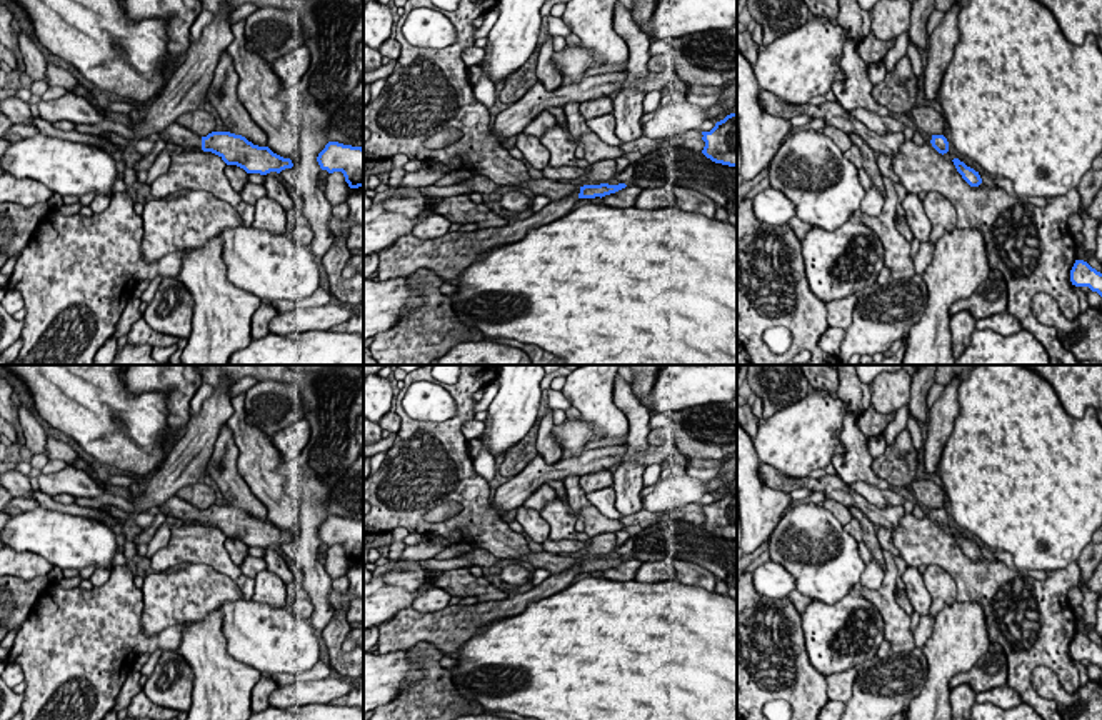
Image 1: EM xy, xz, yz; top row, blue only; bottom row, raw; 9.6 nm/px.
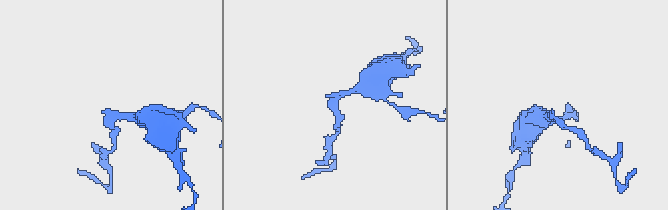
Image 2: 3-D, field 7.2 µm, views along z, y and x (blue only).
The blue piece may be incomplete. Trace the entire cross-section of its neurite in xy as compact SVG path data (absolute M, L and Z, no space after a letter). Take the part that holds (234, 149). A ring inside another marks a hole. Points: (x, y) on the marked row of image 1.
M173 122L165 130L158 132L158 135L163 142L180 145L183 150L212 152L227 165L237 165L247 173L280 173L282 170L293 167L290 158L283 158L268 147L253 145L245 137L230 132L212 132L207 137L198 137Z

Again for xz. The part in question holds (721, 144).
M737 112L717 122L710 132L702 132L702 153L715 163L737 168Z

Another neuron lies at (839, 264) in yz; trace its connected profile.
M849 220L834 232L812 227L800 248L809 288L824 303L857 295L885 267L880 238L862 222Z

